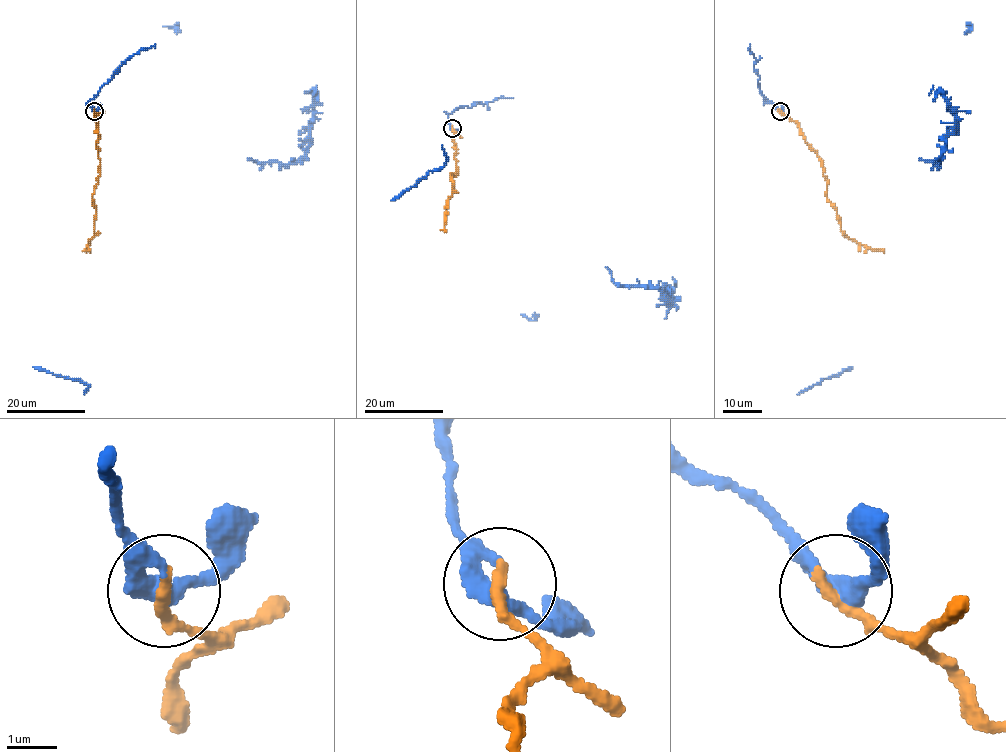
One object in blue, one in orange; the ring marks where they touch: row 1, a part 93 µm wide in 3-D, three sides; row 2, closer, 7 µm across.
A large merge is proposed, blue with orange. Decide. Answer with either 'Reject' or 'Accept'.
Accept

